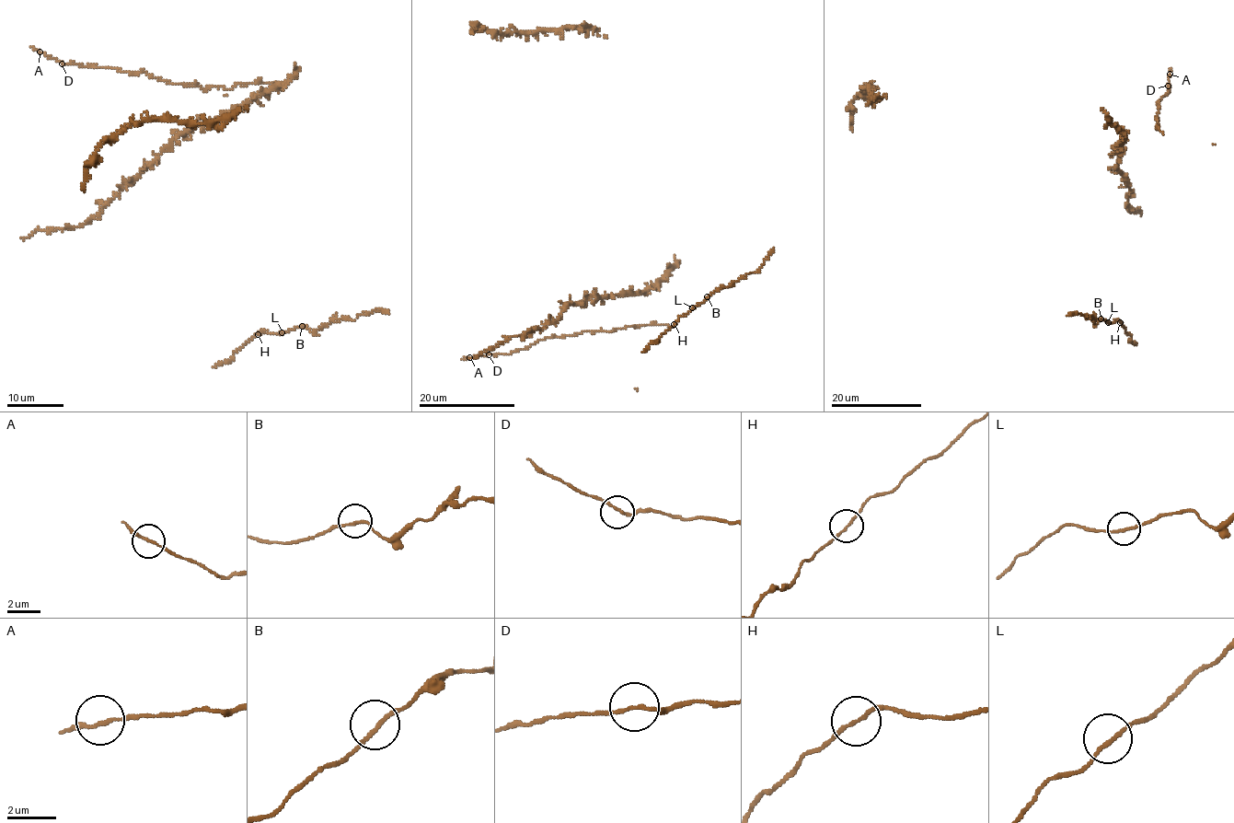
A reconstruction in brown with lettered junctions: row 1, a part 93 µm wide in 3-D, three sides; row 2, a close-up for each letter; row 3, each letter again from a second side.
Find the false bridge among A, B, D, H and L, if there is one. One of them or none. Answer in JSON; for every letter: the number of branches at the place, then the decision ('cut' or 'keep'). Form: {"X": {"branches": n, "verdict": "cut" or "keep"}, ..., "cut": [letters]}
{"A": {"branches": 2, "verdict": "keep"}, "B": {"branches": 2, "verdict": "keep"}, "D": {"branches": 2, "verdict": "keep"}, "H": {"branches": 2, "verdict": "keep"}, "L": {"branches": 2, "verdict": "keep"}, "cut": []}

